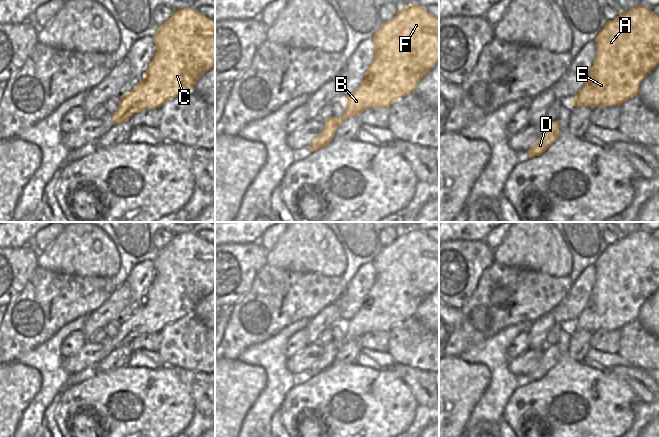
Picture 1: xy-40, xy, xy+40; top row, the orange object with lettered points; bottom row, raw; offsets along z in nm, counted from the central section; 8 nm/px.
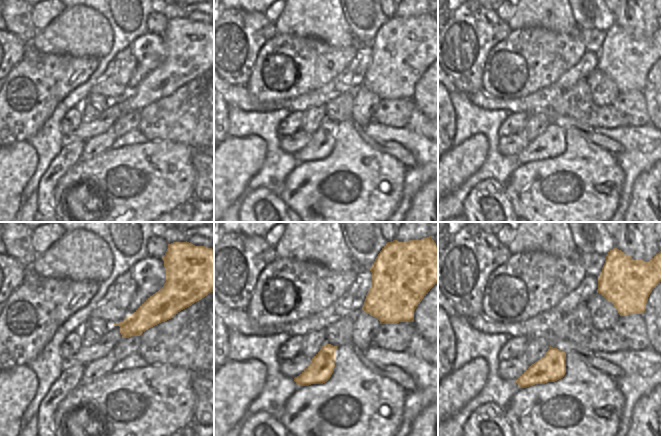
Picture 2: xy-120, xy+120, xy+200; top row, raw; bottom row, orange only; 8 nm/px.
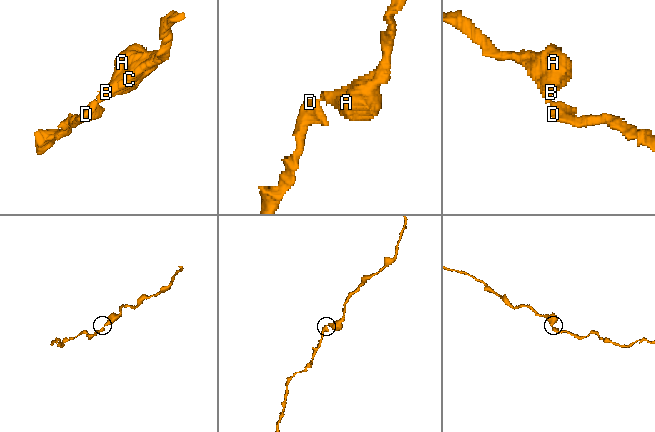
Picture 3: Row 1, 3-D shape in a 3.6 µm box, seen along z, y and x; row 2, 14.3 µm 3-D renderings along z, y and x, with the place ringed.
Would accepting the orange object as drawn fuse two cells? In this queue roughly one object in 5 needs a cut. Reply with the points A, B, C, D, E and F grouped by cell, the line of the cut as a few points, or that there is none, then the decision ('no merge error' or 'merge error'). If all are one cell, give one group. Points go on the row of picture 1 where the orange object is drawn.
groups A B C D E F; cut none; no merge error

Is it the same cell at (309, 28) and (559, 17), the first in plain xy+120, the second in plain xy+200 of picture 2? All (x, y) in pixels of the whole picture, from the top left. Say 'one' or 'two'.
one

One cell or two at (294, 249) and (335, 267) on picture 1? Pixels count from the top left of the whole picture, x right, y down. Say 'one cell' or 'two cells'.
one cell

